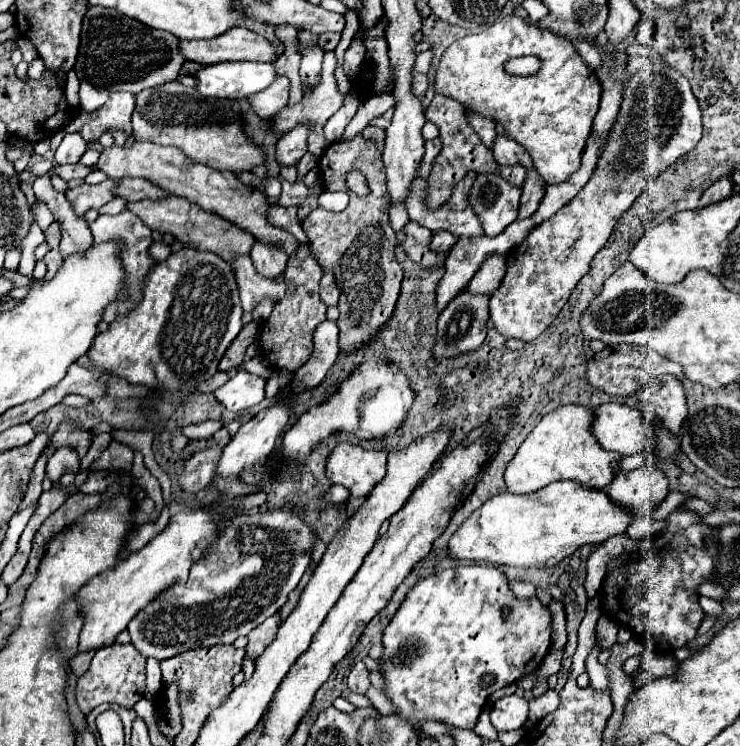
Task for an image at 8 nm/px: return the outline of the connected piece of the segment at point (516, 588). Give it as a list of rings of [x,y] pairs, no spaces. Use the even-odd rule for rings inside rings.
[[[512,580],[510,582],[510,590],[514,592],[514,596],[518,600],[530,600],[530,598],[536,598],[536,588],[528,582],[518,582],[518,580]]]

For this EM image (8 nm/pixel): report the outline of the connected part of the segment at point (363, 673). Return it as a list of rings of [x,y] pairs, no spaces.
[[[356,662],[354,668],[350,670],[348,688],[358,694],[364,694],[370,688],[370,670],[364,666],[364,662]]]

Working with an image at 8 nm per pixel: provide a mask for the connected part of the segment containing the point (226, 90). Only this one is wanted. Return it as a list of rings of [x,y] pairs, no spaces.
[[[220,62],[196,74],[198,92],[212,98],[248,98],[276,80],[276,68],[268,62]]]

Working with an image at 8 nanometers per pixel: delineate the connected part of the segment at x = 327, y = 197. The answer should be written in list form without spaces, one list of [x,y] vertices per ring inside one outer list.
[[[323,191],[320,196],[318,196],[318,206],[326,208],[326,210],[344,210],[349,203],[349,196],[346,192],[329,192]]]

